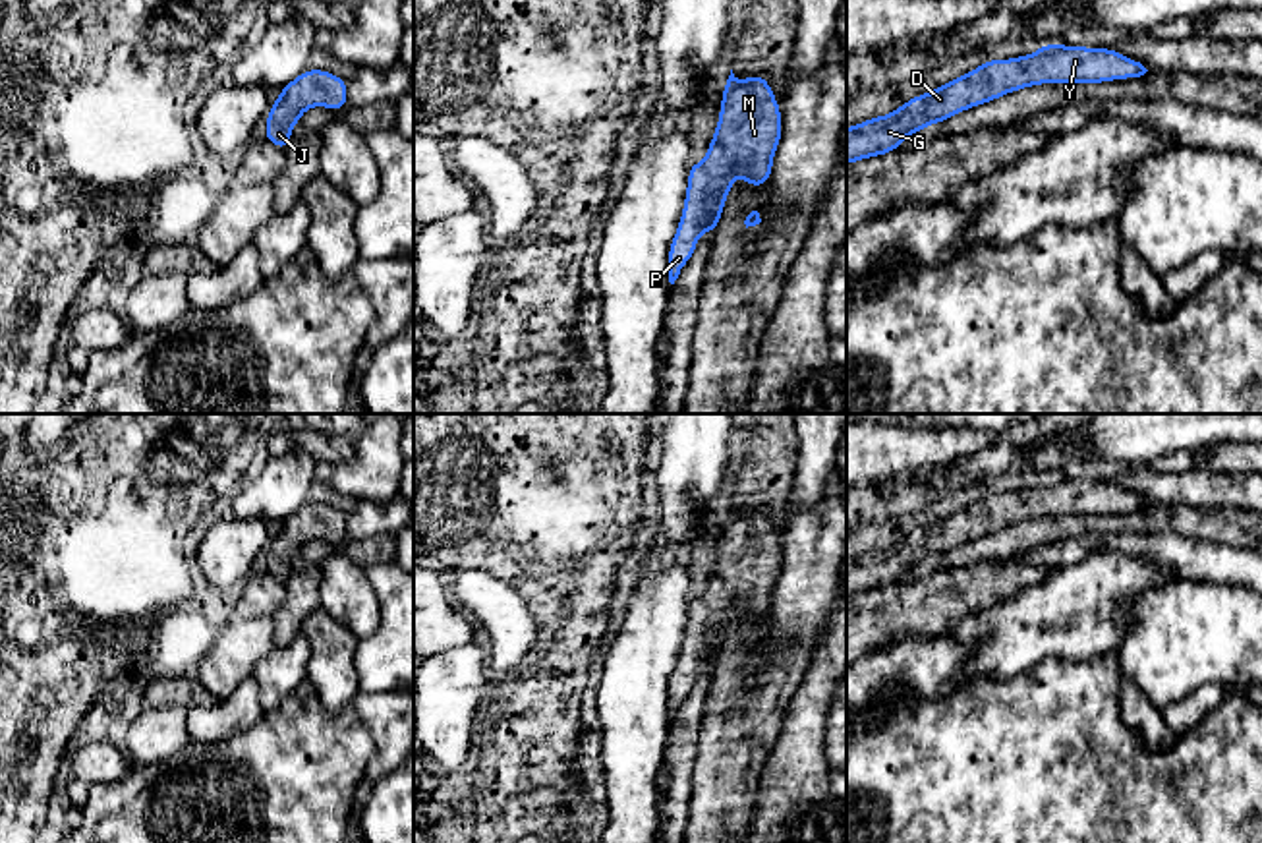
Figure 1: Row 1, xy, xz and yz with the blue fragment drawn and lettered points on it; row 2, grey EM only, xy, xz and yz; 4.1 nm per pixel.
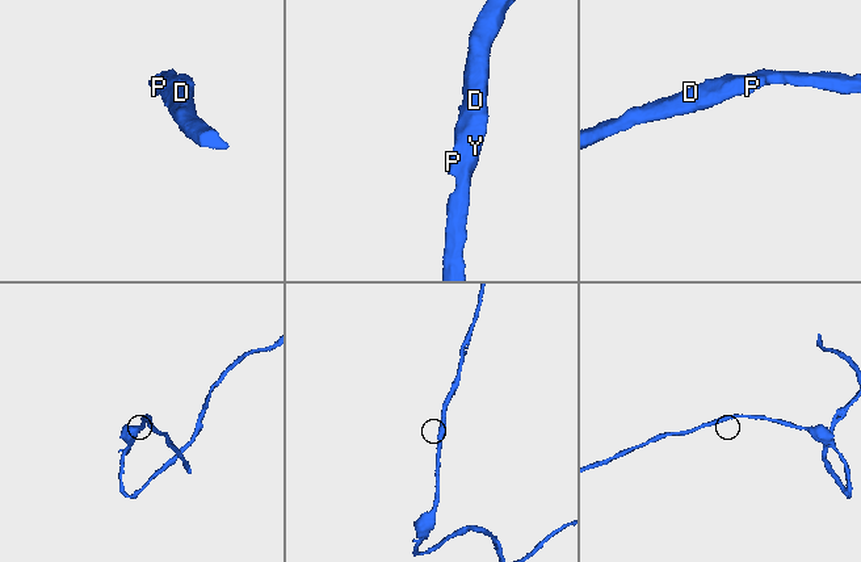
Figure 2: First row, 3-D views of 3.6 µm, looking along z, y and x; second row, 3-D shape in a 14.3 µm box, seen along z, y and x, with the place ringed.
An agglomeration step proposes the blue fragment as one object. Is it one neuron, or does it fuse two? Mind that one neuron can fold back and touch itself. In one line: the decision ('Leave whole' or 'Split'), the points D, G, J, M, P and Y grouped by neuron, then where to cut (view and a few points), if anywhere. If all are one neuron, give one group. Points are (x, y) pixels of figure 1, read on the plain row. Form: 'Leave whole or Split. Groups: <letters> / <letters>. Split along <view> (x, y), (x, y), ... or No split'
Leave whole. Groups: D G J M P Y. No split

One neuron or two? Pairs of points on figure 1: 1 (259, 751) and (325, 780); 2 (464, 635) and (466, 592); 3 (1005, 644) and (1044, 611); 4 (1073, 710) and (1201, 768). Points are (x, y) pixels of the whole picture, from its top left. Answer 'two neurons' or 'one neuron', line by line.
1: one neuron
2: two neurons
3: one neuron
4: one neuron

